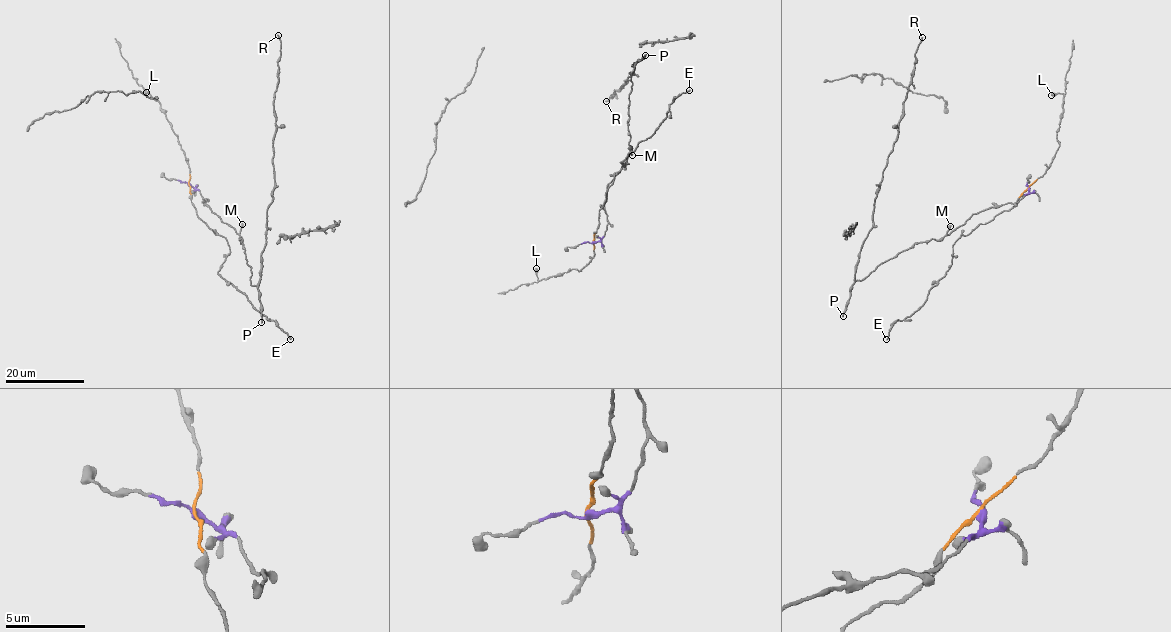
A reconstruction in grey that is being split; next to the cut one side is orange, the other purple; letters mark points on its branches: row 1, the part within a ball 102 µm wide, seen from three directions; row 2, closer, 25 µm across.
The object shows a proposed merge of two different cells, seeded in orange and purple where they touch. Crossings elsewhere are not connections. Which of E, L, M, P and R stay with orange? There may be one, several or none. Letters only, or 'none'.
E, L

